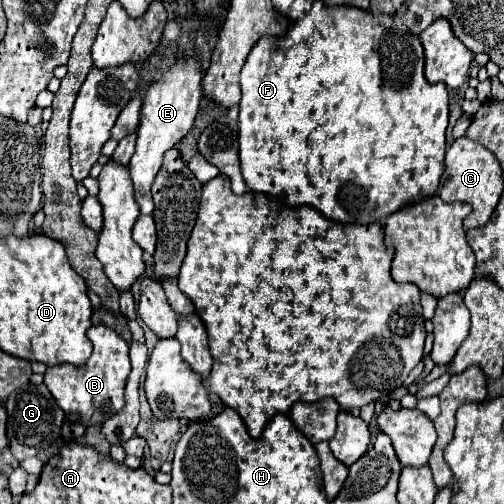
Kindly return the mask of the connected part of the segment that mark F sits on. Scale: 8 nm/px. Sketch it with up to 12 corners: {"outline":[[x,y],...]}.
{"outline":[[315,1],[241,69],[247,187],[365,225],[437,191],[449,95]]}

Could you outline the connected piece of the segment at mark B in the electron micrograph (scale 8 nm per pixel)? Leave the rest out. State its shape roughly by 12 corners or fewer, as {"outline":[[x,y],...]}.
{"outline":[[87,331],[83,367],[55,365],[45,385],[65,417],[91,427],[125,407],[129,345]]}

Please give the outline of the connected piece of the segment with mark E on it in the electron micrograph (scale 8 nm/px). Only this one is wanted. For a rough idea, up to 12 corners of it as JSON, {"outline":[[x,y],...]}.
{"outline":[[195,57],[145,95],[129,161],[135,201],[153,213],[163,153],[191,129],[201,89]]}

